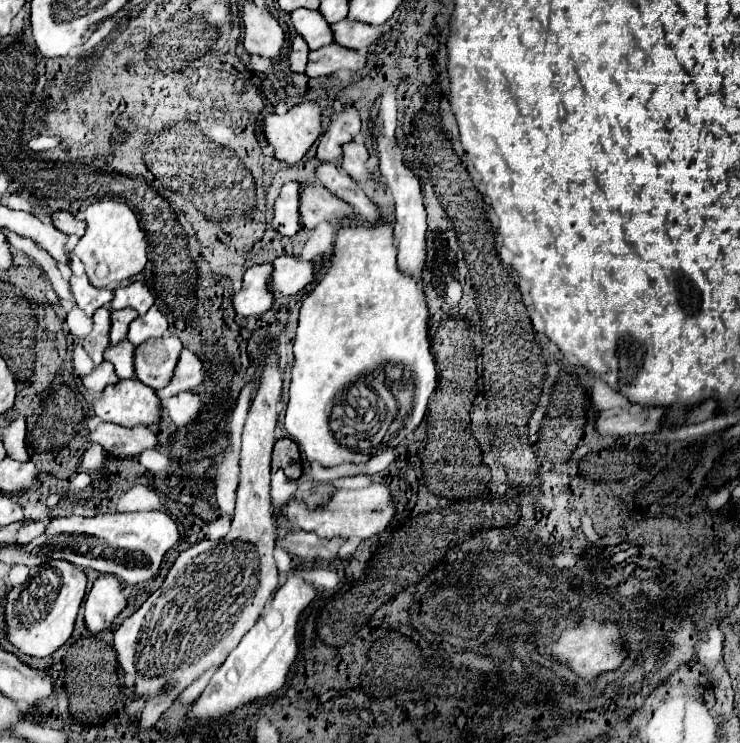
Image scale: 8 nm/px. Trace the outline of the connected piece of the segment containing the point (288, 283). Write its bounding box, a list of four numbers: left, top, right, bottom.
[273,256,315,296]

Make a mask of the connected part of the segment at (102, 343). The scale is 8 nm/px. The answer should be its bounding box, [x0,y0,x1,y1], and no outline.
[83,306,111,366]

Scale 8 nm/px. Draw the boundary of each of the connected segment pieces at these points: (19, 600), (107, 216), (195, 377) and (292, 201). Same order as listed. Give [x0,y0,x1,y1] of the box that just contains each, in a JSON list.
[[5,560,85,658],[73,200,148,288],[157,350,205,398],[273,182,301,236]]

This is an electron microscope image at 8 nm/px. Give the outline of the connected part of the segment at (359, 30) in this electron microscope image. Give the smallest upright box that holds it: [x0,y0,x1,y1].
[333,18,383,50]

